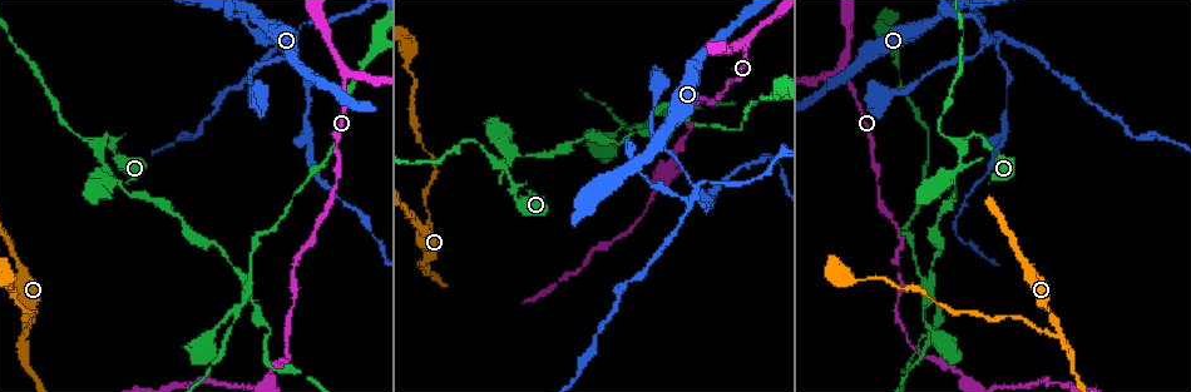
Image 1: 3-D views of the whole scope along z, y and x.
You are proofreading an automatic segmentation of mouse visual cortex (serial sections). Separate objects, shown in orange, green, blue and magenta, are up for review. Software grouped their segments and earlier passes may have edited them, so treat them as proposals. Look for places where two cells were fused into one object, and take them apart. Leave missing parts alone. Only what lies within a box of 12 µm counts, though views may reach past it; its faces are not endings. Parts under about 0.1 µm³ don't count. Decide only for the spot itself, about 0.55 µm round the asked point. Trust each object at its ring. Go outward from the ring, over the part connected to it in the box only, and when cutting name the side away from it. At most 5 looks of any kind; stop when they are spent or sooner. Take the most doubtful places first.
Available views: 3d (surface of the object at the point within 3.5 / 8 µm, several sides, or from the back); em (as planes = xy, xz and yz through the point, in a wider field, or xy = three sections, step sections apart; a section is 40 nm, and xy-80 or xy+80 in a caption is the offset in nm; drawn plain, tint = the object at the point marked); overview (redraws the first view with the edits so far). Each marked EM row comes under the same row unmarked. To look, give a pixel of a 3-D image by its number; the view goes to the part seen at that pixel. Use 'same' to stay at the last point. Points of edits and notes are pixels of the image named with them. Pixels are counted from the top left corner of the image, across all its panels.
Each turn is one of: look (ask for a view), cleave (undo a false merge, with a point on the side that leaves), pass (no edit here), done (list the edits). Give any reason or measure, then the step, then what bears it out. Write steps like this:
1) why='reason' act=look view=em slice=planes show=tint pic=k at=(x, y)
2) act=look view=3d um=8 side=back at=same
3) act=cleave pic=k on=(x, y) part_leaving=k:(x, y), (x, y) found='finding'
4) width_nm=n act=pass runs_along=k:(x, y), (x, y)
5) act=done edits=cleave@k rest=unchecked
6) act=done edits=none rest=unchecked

why='sharp bend' act=look view=3d um=3.5 pic=1 at=(1060, 331)

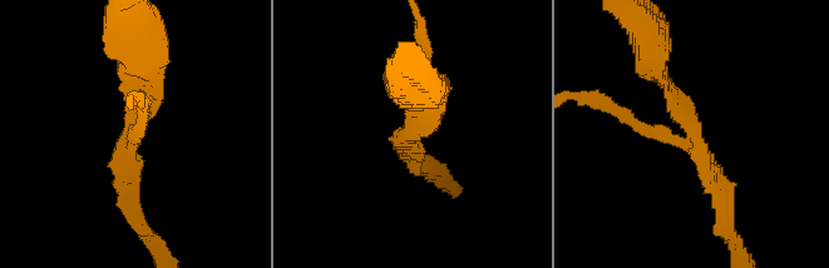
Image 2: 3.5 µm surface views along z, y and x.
arms=3 arm_widths_nm=150,150,200 why='now the EM' act=look view=em slice=planes show=tint pic=2 at=(124, 136)

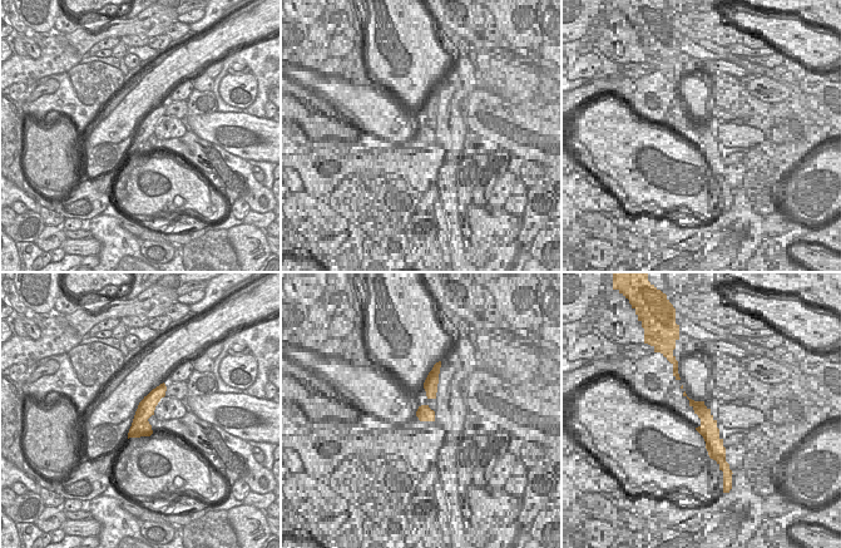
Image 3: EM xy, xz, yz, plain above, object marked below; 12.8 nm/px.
why='cut it another way' act=look view=em slice=xy step=2 show=tint at=same

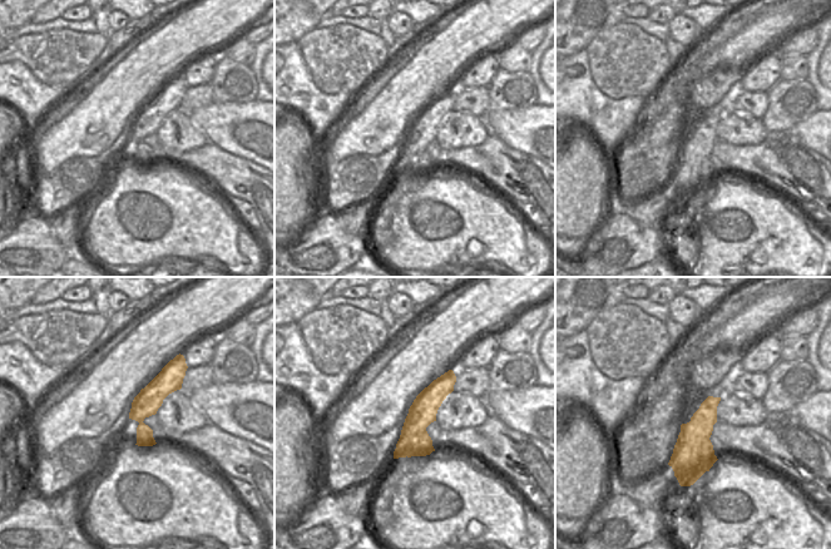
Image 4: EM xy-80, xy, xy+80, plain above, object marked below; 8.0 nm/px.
act=cleave pic=2 on=(631, 122) part_leaving=2:(675, 138), (588, 95) found='two cells meet here'

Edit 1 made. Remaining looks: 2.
why='four arms meet' act=look view=em slice=xy step=2 show=tint pic=1 at=(232, 18)

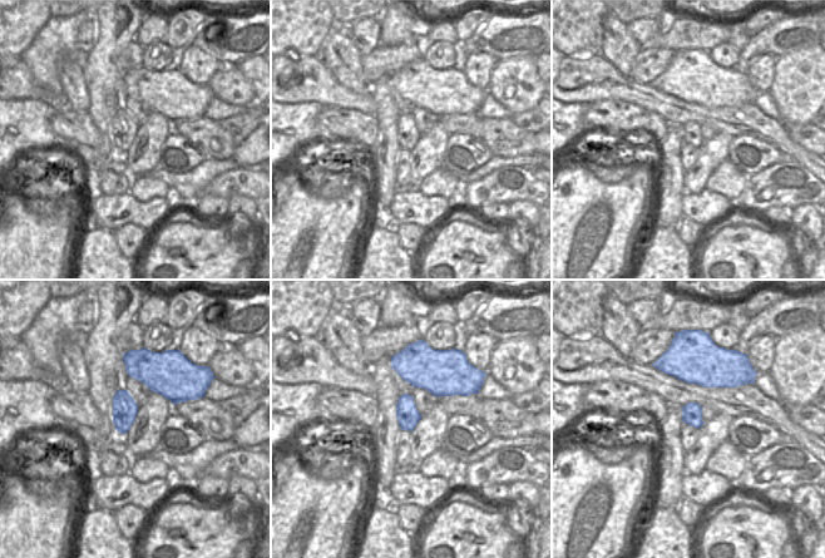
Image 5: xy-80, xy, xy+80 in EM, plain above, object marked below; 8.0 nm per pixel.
act=look view=3d um=3.5 side=back at=same

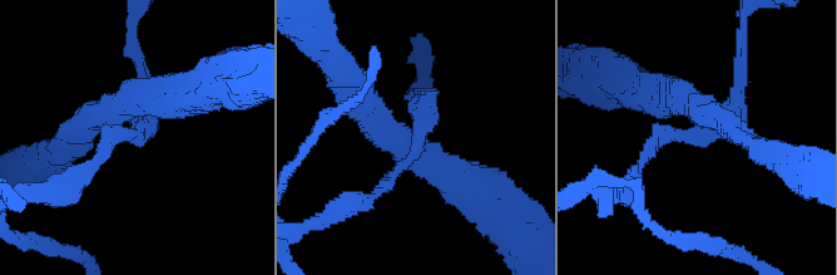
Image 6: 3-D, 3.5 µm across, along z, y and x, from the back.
arms=4 act=cleave pic=6 on=(115, 133) part_leaving=6:(135, 123), (70, 185) found='a second cell is stuck on'

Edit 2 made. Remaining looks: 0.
act=done edits=cleave@2,cleave@6 rest=unchecked

